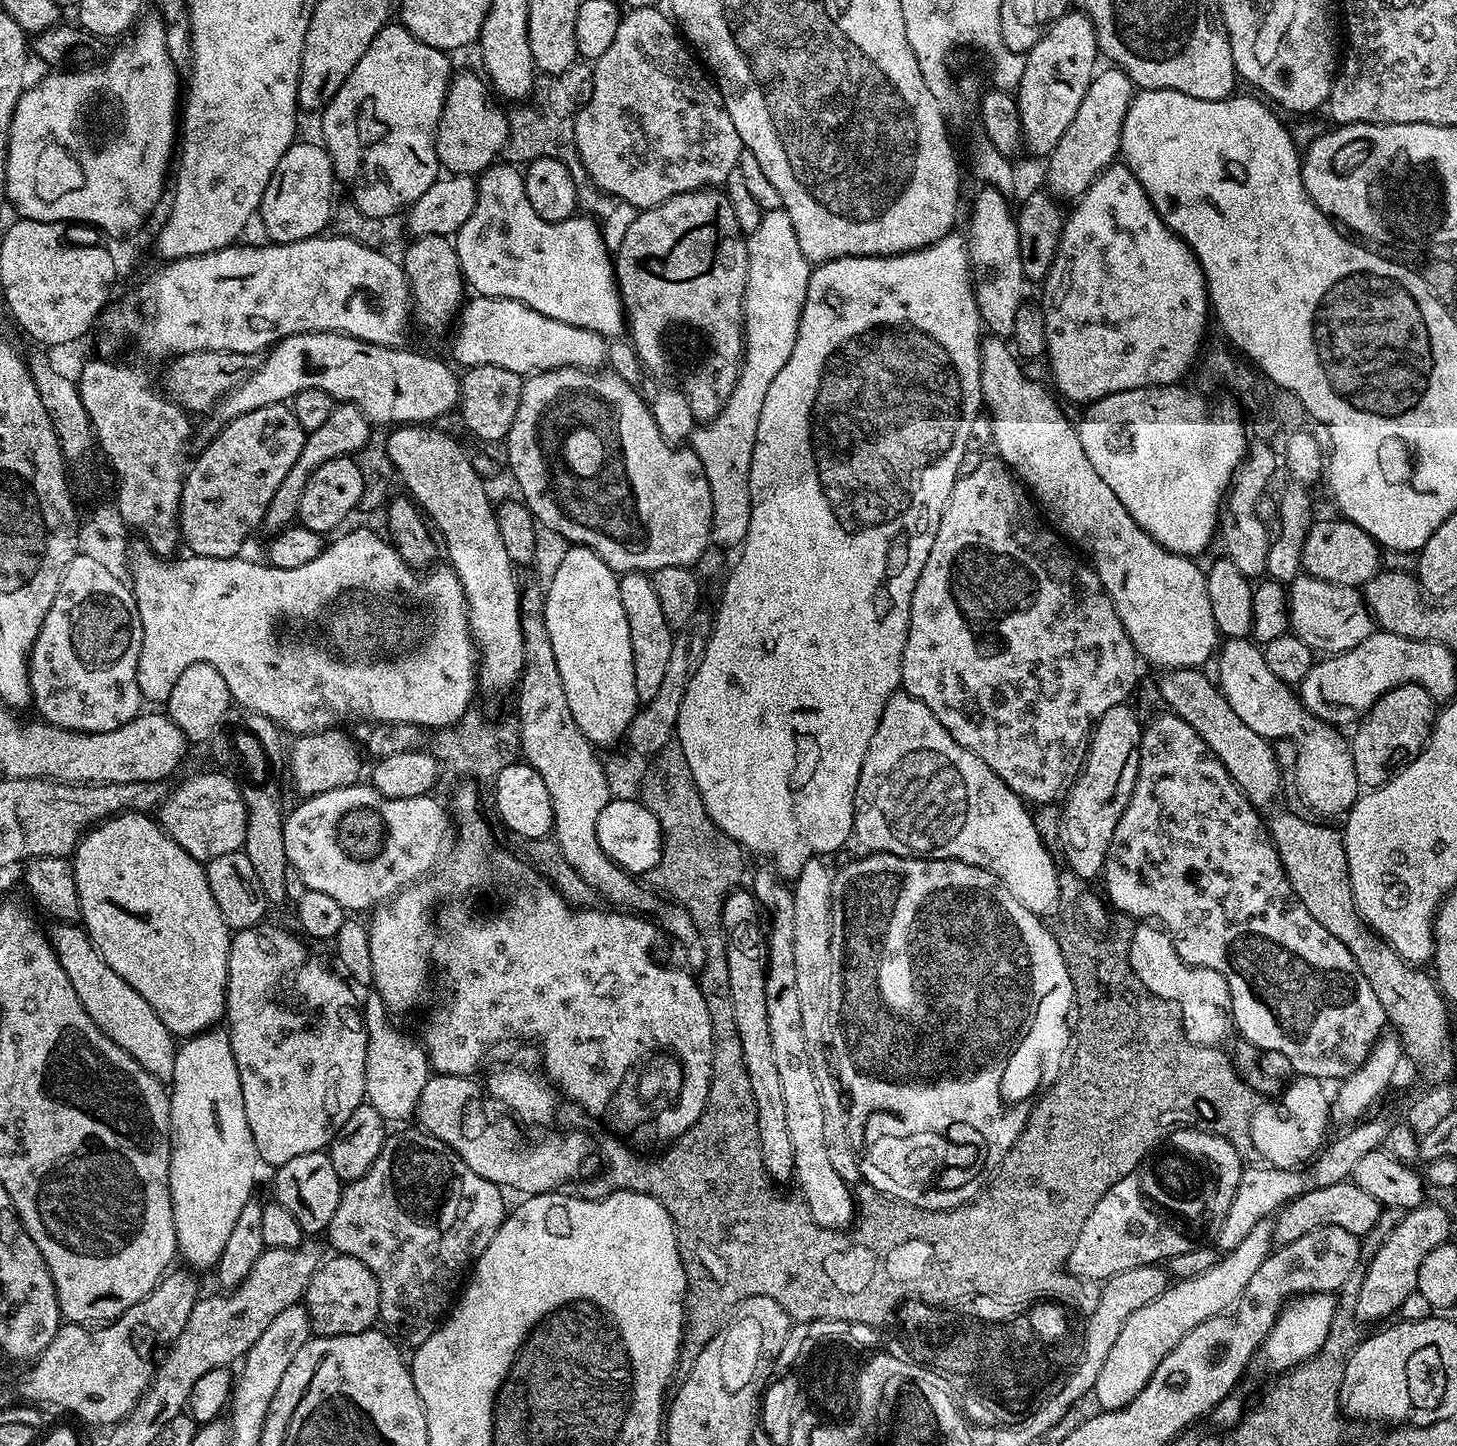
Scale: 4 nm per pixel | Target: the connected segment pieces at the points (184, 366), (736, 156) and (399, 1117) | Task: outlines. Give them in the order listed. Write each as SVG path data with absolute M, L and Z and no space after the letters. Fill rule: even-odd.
M194 350L167 361L168 369L164 377L159 377L158 384L169 399L180 405L185 412L211 413L216 405L233 392L243 382L246 375L244 369L245 353L227 352L226 350Z
M659 7L628 8L621 15L618 34L614 34L614 42L610 42L606 54L599 56L591 65L592 93L588 95L588 100L580 105L574 126L576 153L580 155L580 161L584 169L587 170L589 178L599 186L600 191L608 193L617 201L623 202L625 200L632 207L632 210L653 208L678 194L693 192L696 188L723 185L727 181L728 175L737 171L742 151L738 130L734 130L734 122L730 122L730 110L726 110L724 99L720 89L716 87L715 79L705 71L701 61L690 51L689 45L685 43L678 31L677 25L665 13L664 17L660 11Z
M369 991L365 1000L363 997L362 1011L364 1026L368 1031L364 1075L365 1099L387 1123L405 1123L415 1115L418 1098L421 1097L422 1089L430 1075L427 1051L417 1041L415 1043L392 1027L388 1010L384 1007L381 995L376 991Z

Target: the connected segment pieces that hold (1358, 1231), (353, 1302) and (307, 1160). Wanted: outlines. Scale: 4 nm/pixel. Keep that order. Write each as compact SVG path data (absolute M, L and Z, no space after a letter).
M1348 1180L1334 1186L1308 1188L1280 1209L1274 1220L1274 1240L1277 1245L1293 1244L1302 1238L1302 1234L1310 1234L1310 1230L1318 1230L1322 1226L1340 1226L1342 1230L1350 1230L1350 1234L1364 1238L1367 1232L1375 1230L1380 1212L1382 1205L1371 1194L1366 1194L1366 1190Z
M339 1254L325 1259L310 1278L302 1301L317 1336L341 1336L367 1332L377 1323L380 1315L380 1291L378 1282L358 1258Z
M327 1151L298 1154L298 1158L290 1158L290 1162L279 1165L276 1172L275 1203L286 1206L294 1222L304 1233L323 1233L328 1227L330 1218L334 1218L334 1210L338 1210L342 1182L338 1174L334 1174L334 1166L330 1162Z

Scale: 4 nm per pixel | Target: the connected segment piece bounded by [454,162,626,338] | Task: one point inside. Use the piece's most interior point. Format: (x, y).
(564, 270)

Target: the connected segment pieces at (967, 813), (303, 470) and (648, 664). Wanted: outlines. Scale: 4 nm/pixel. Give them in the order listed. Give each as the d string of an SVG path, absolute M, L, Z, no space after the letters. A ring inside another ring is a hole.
M903 690L892 693L886 710L882 710L878 730L874 730L874 738L870 738L854 794L852 830L855 843L860 843L869 853L961 860L970 866L1000 872L1000 876L1012 884L1017 898L1024 900L1028 908L1038 909L1043 916L1044 908L1048 908L1052 896L1056 896L1056 876L1052 876L1052 871L1058 864L1039 837L1029 805L1013 794L978 754L970 754L966 746L958 746L958 742L950 738L946 726L930 714L925 704Z
M343 402L333 403L330 410L330 418L326 418L326 422L322 422L322 426L318 426L318 430L305 435L302 454L298 454L298 459L294 462L294 466L290 466L286 478L282 478L281 484L278 485L274 498L270 498L270 506L264 515L263 527L265 529L269 528L269 533L272 534L279 532L281 528L289 527L297 519L300 503L302 502L302 494L310 474L318 466L322 466L334 458L342 458L343 456L355 457L357 455L356 452L362 451L367 446L368 435L372 431L374 431L373 425L361 408Z
M626 572L620 576L618 594L622 598L622 610L626 610L626 622L630 625L630 650L634 650L634 690L640 702L653 700L658 694L658 686L662 686L662 678L666 678L666 665L670 662L670 650L674 639L674 629L668 625L668 619L662 614L662 606L658 603L658 594L654 594L652 578L646 572Z

